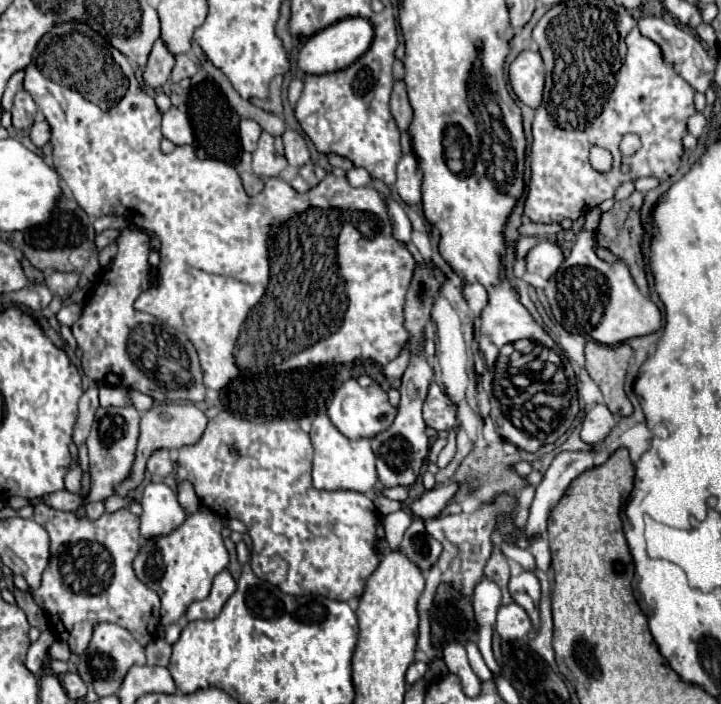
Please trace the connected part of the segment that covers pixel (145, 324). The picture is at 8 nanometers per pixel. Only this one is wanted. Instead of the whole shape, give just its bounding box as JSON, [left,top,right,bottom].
[71,228,205,402]

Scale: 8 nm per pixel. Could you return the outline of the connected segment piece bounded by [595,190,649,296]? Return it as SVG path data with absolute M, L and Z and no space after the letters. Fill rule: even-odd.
M633 192L627 200L617 200L615 206L609 212L601 214L601 222L599 228L595 230L595 238L597 244L611 250L617 258L621 258L625 264L629 264L635 284L639 286L639 290L649 296L649 284L647 284L647 274L645 274L645 262L643 262L643 252L641 252L641 242L643 242L643 226L641 226L641 206L643 206L643 194L641 192Z

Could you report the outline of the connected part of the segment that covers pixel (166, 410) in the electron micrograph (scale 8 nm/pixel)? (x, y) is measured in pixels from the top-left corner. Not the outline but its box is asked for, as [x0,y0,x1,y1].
[115,404,207,496]

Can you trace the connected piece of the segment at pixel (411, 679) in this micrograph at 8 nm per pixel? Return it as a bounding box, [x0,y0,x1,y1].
[407,660,427,686]

